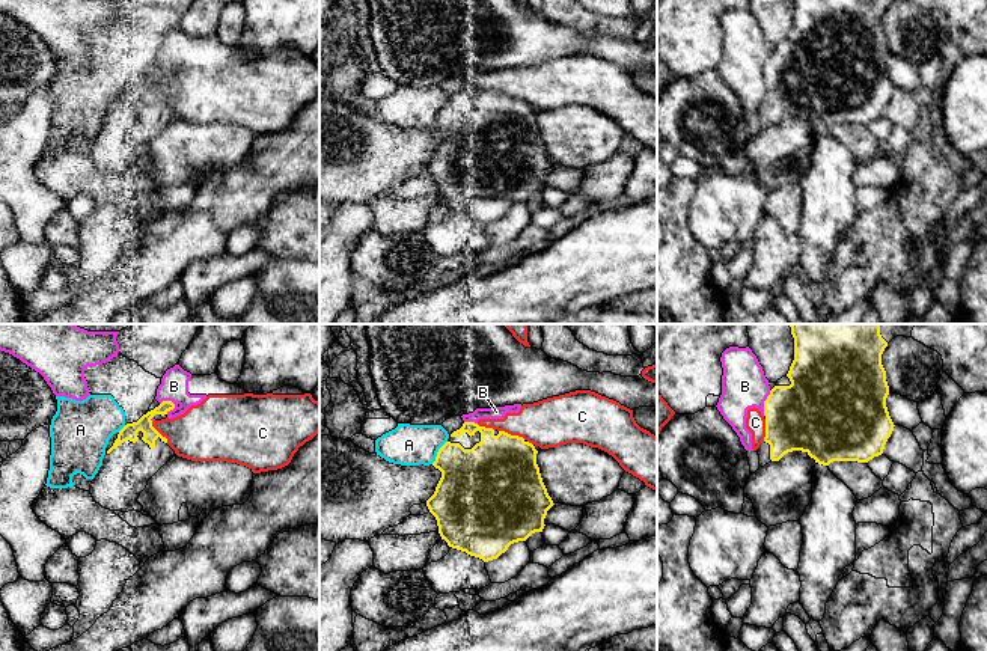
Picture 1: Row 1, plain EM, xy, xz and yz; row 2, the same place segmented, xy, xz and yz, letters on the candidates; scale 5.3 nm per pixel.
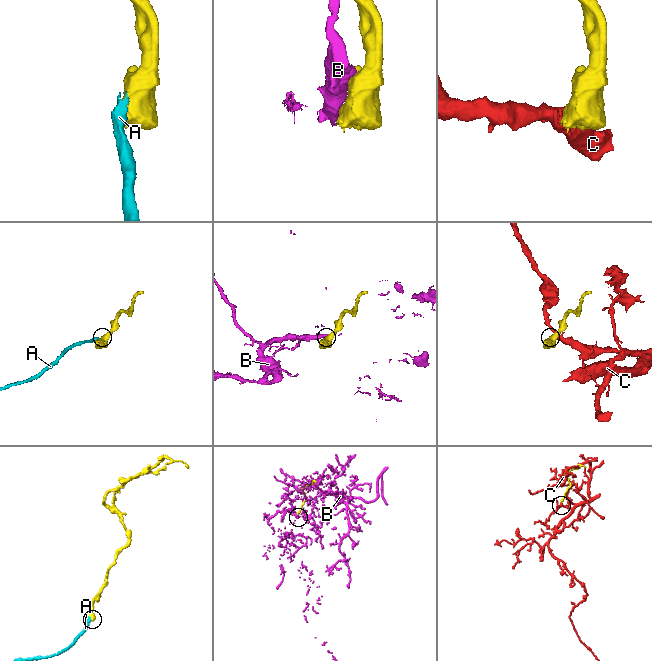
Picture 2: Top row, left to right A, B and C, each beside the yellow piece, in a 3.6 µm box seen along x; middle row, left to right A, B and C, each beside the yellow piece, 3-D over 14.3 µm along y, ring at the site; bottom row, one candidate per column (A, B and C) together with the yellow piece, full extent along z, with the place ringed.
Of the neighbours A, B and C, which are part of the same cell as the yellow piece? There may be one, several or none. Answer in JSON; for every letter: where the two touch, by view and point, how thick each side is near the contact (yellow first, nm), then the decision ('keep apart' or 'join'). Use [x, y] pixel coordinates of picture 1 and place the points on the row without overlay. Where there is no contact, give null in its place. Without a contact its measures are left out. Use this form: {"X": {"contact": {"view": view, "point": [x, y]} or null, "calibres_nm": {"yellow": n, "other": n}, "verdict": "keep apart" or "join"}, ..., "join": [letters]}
{"A": {"contact": {"view": "xz", "point": [437, 115]}, "calibres_nm": {"yellow": 360, "other": 220}, "verdict": "keep apart"}, "B": {"contact": {"view": "xy", "point": [169, 64]}, "calibres_nm": {"yellow": 80, "other": 150}, "verdict": "keep apart"}, "C": {"contact": {"view": "xz", "point": [513, 98]}, "calibres_nm": {"yellow": 440, "other": 260}, "verdict": "keep apart"}, "join": []}

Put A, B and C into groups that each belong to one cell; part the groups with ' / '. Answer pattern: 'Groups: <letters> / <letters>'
Groups: A / B C

